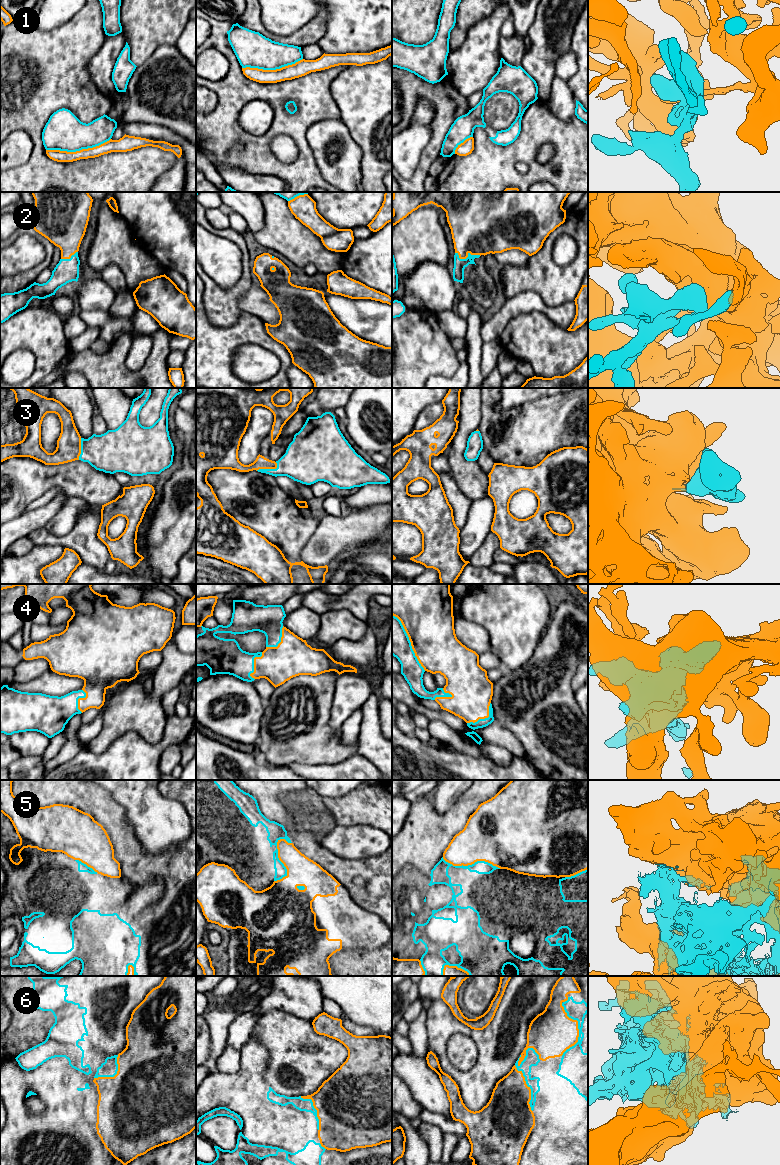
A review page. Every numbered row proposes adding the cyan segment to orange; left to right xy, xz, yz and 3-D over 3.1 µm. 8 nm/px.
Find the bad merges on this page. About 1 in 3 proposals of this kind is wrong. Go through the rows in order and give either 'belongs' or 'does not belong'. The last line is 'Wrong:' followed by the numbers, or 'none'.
1: belongs
2: belongs
3: belongs
4: belongs
5: does not belong
6: does not belong
Wrong: 5, 6

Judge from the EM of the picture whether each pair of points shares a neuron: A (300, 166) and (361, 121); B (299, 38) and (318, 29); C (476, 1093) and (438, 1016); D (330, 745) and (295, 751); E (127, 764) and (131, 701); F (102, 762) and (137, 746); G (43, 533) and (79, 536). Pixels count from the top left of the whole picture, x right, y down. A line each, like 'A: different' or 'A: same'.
A: different
B: same
C: same
D: same
E: different
F: same
G: same

